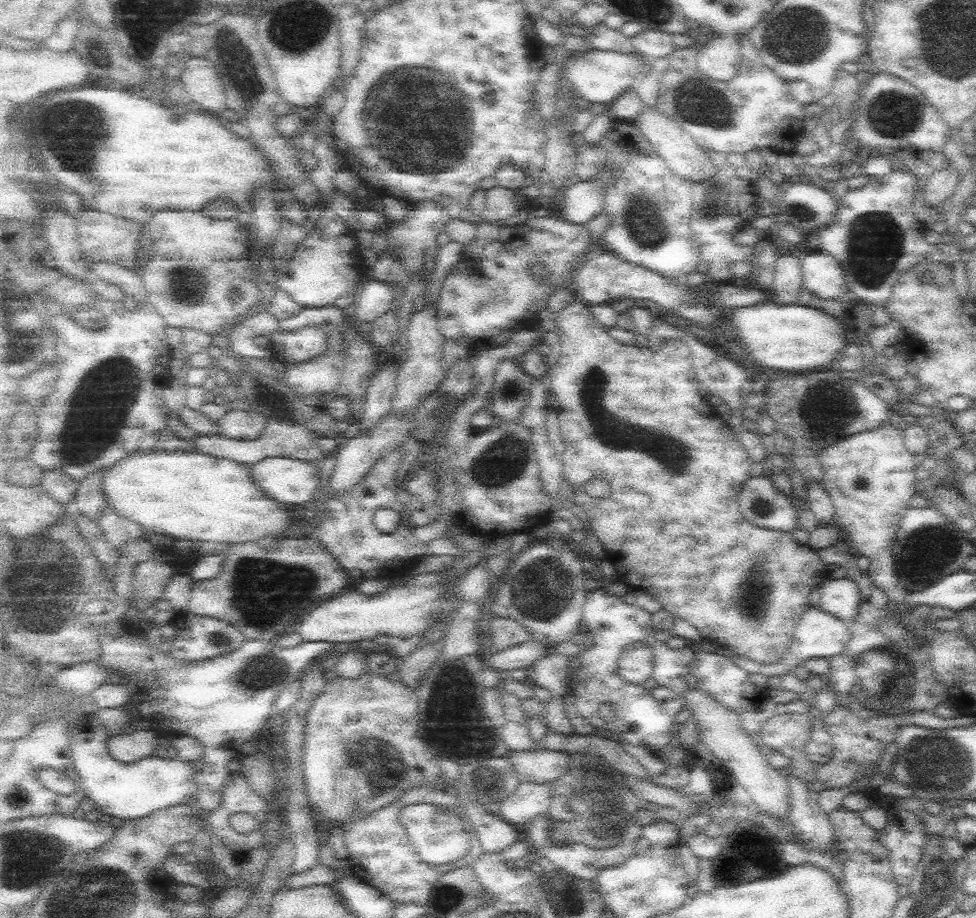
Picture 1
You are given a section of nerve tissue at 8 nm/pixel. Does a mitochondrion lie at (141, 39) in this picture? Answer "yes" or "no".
no

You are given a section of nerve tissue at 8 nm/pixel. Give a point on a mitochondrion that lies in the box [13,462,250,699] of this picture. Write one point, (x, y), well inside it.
(69, 576)

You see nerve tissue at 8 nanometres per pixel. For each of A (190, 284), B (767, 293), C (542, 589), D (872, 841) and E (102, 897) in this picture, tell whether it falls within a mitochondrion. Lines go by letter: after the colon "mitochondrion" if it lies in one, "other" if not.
A: mitochondrion
B: other
C: mitochondrion
D: other
E: mitochondrion

